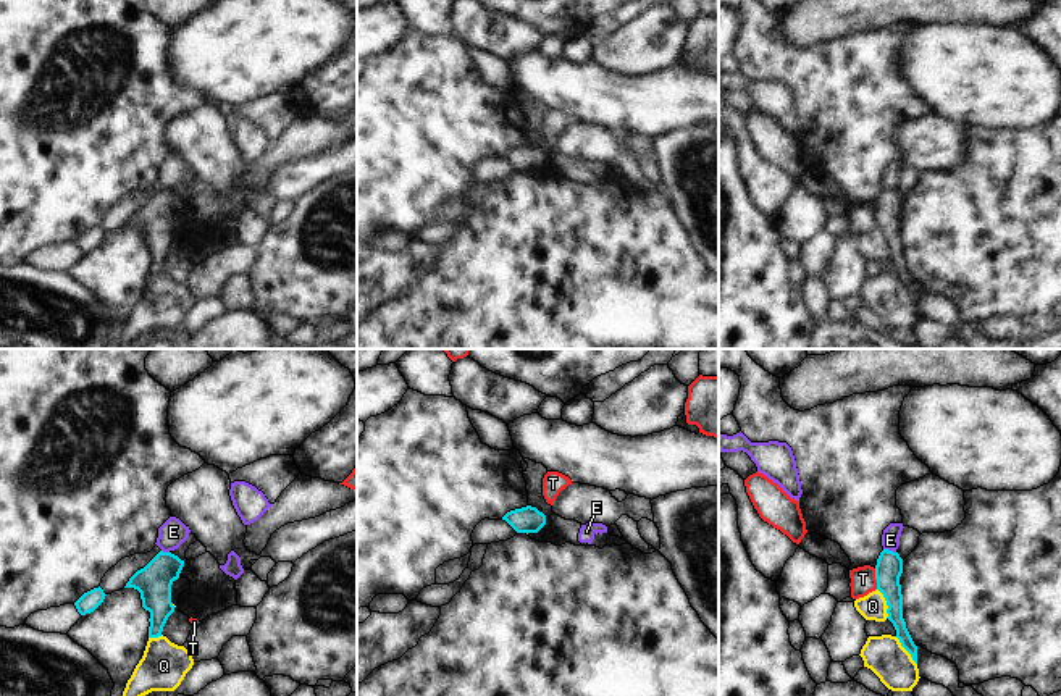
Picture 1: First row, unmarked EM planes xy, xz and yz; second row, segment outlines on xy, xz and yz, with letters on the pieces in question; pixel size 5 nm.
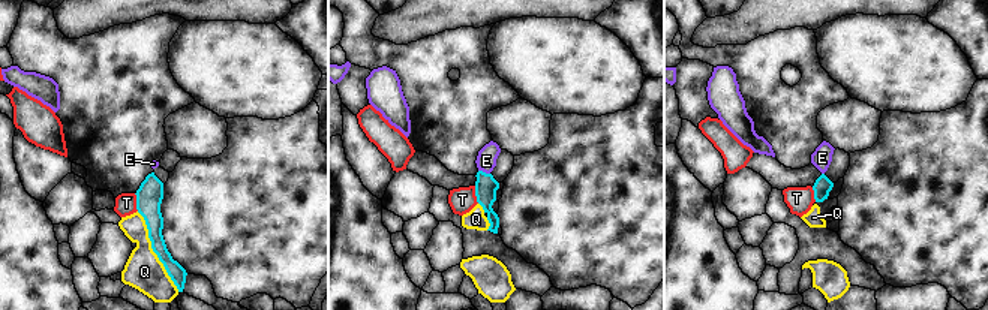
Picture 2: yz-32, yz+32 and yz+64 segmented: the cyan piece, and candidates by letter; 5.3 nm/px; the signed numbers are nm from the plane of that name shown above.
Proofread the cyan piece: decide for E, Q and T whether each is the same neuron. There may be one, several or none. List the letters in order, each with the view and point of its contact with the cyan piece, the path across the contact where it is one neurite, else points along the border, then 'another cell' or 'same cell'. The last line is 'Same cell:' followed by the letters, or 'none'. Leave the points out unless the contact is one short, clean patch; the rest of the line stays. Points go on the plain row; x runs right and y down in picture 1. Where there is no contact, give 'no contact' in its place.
E: meets cyan in yz at (890, 189); border along yz (884, 186), (895, 191); another cell
Q: meets cyan in yz at (887, 241); another cell
T: meets cyan in yz at (876, 217); border along yz (874, 207), (877, 226); another cell
Same cell: none

